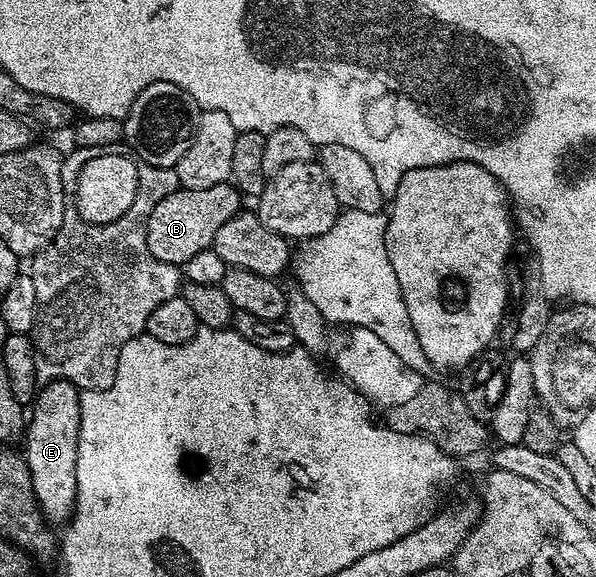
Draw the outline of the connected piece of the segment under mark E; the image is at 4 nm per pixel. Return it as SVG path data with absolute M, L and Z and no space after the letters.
M68 380L44 383L36 391L25 424L25 459L32 476L33 494L39 508L52 525L70 521L77 498L77 442L81 428L80 389Z

